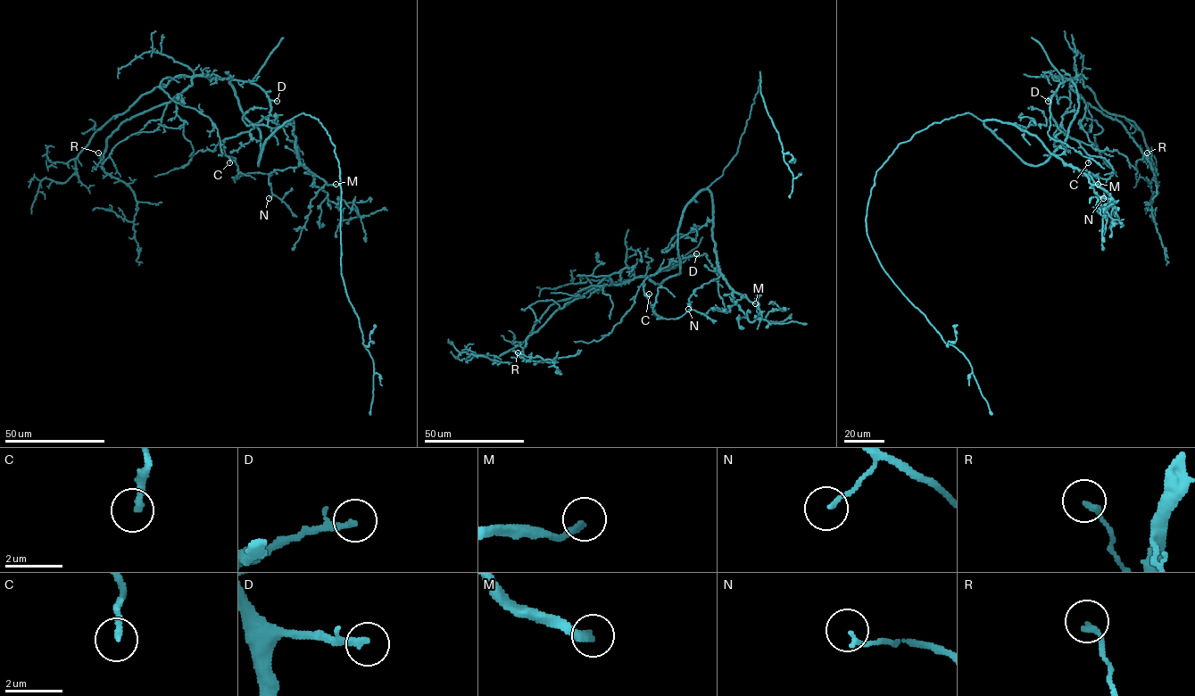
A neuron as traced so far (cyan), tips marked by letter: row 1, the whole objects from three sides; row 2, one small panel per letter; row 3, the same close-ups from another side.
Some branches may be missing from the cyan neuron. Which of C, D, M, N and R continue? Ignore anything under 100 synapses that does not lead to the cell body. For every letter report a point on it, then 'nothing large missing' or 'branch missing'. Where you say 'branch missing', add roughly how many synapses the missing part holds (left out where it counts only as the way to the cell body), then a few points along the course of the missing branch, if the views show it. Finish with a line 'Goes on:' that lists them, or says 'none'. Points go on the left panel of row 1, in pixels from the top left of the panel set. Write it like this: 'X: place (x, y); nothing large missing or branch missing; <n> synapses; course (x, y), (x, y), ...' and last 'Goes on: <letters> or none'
C: place (229, 162); nothing large missing
D: place (277, 101); nothing large missing
M: place (336, 184); branch missing; 180 synapses; course (336, 184), (351, 171), (357, 153), (369, 148), (381, 136), (385, 120), (403, 100), (398, 107), (412, 114)
N: place (269, 198); nothing large missing
R: place (98, 153); nothing large missing
Goes on: M

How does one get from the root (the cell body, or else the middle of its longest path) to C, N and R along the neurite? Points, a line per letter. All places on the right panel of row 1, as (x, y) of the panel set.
C: (1005, 144), (1041, 164), (1078, 110), (1070, 79), (1049, 111), (1088, 162)
N: (1005, 144), (984, 125), (984, 120), (1010, 122), (1033, 135), (1065, 163), (1096, 175), (1103, 189), (1103, 198)
R: (1005, 144), (1041, 164), (1067, 135), (1078, 107), (1071, 78), (1078, 76), (1071, 87), (1147, 153)

